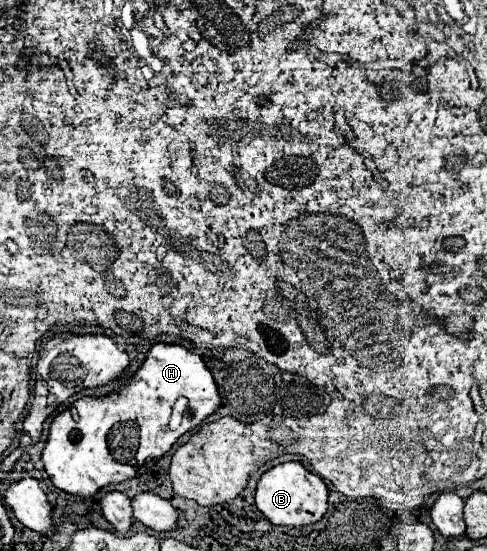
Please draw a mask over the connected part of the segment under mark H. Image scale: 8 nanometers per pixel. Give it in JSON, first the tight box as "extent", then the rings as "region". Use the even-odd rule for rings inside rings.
{"extent":[42,342,220,496],"region":[[[156,342],[146,352],[146,358],[140,364],[140,368],[128,378],[128,384],[124,384],[116,392],[110,392],[108,396],[82,396],[70,408],[56,414],[56,418],[50,424],[48,440],[42,452],[44,470],[56,488],[76,496],[94,496],[102,486],[122,482],[136,474],[146,472],[148,458],[154,460],[164,456],[184,432],[196,428],[218,406],[220,406],[218,388],[202,358],[180,344]],[[178,398],[186,398],[188,404],[182,412],[182,422],[170,424],[172,410]]]}

